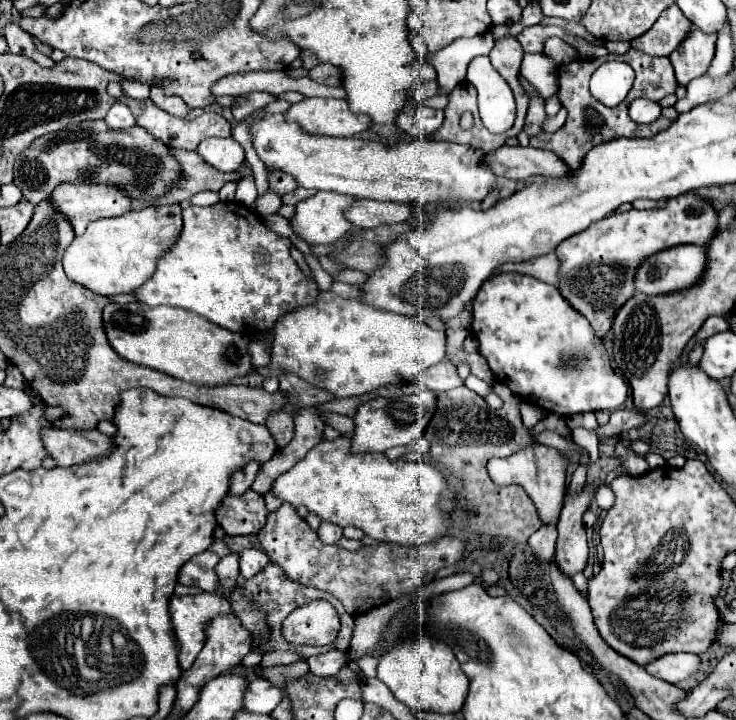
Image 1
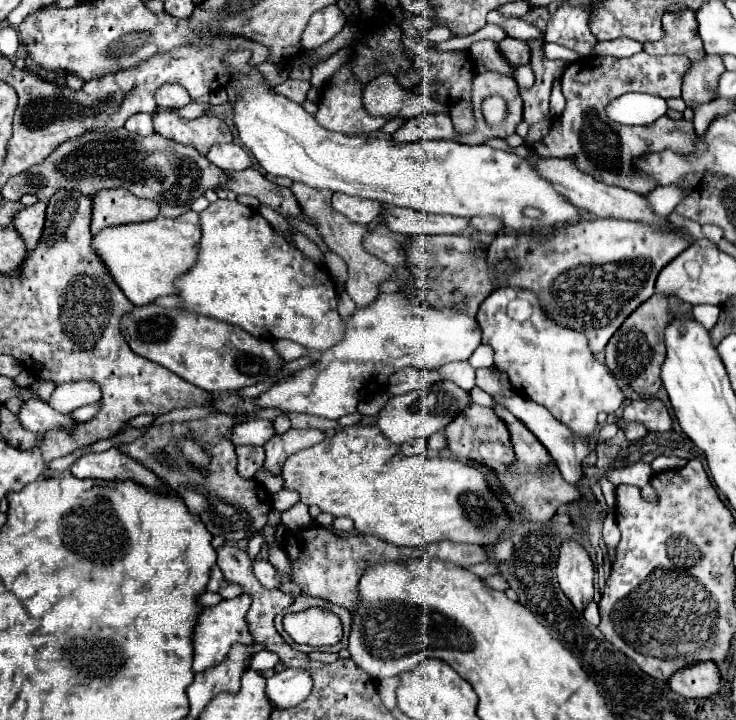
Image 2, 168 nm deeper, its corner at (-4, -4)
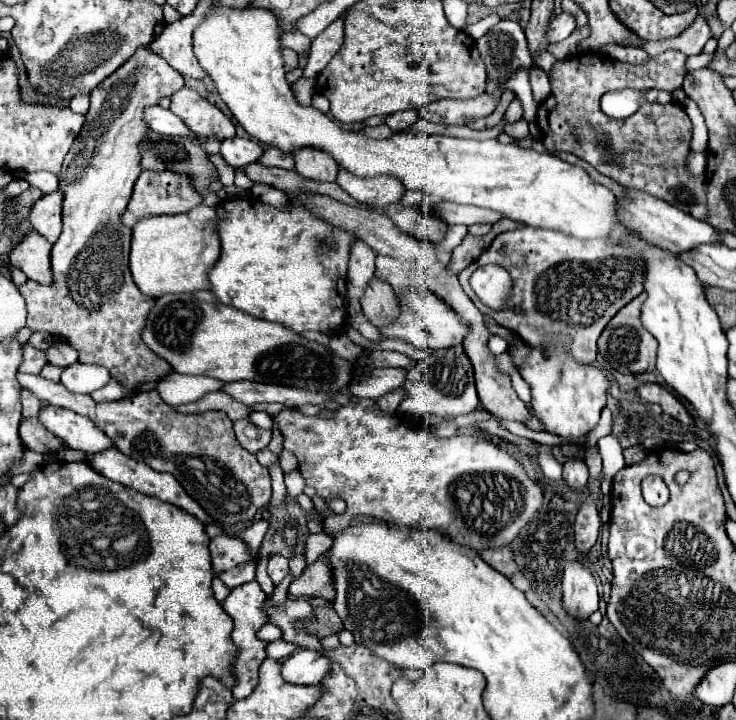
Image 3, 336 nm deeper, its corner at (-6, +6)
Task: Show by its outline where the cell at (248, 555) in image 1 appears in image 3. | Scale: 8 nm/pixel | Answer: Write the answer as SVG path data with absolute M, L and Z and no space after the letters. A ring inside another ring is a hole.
M272 556L268 562L268 576L272 578L272 582L280 584L286 574L288 574L288 558Z

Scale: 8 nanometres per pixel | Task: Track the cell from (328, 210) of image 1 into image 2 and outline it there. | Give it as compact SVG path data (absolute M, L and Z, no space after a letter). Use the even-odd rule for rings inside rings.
M336 192L332 196L332 206L342 212L346 218L358 224L370 224L382 210L382 204L378 200L364 200L348 194Z

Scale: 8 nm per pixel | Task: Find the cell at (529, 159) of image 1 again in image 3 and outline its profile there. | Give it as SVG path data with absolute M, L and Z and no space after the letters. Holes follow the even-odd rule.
M624 188L624 196L616 198L616 210L618 210L622 222L626 226L630 226L630 230L634 230L648 242L654 242L656 246L660 246L662 250L668 250L672 254L682 254L702 242L706 242L706 244L718 242L718 234L714 228L710 228L710 224L696 220L690 214L686 214L686 212L674 208L672 204L668 204L648 192L642 192L642 190Z

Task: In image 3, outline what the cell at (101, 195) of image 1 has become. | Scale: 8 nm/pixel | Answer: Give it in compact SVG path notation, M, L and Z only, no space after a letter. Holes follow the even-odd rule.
M152 170L142 172L134 184L130 202L126 206L126 210L122 212L120 220L124 226L134 226L134 220L144 218L144 216L158 216L158 214L182 214L188 212L190 208L198 206L202 200L200 194L194 194L194 188L190 186L190 182L186 182L186 178L178 178L176 174L170 174L168 170L162 174L154 174Z

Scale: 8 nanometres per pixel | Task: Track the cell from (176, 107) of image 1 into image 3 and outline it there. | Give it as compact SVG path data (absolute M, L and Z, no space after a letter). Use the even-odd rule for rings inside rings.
M138 48L134 56L122 64L112 76L98 84L90 92L90 110L86 114L86 124L80 132L80 138L74 140L74 146L64 158L62 170L58 174L58 190L64 194L62 200L62 234L52 246L50 264L52 264L52 284L42 286L34 280L28 280L18 286L20 294L26 300L28 322L26 328L32 332L46 332L50 336L64 336L64 342L78 352L78 362L82 364L100 364L110 370L110 376L120 382L130 396L134 396L140 386L146 382L164 380L174 372L174 368L158 358L140 338L146 314L154 306L154 298L140 296L140 290L134 286L134 280L128 270L128 252L130 252L130 228L122 226L120 212L130 200L132 186L140 174L138 144L146 136L142 122L142 110L150 104L158 104L162 96L172 96L184 88L184 78L168 62L150 54L146 48Z

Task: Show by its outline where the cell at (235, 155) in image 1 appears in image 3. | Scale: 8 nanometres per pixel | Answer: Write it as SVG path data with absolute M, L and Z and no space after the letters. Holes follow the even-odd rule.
M238 136L236 138L226 138L220 144L222 158L234 168L256 162L262 156L262 152L264 152L262 144L258 144L250 138L238 138Z

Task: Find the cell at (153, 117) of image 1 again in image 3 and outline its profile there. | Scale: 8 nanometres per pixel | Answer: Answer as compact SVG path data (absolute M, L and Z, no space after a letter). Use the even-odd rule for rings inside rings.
M182 88L176 94L172 94L170 112L182 118L182 122L202 138L224 140L234 138L236 134L232 120L224 112L220 112L214 104L198 96L196 90L190 88Z

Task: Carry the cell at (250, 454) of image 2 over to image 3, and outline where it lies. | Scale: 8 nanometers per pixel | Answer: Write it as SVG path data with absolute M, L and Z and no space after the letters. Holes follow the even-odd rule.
M238 420L234 422L234 432L236 432L236 438L240 442L240 446L252 454L260 452L262 448L268 446L268 442L272 440L272 432L270 430L262 430L262 428L256 428L254 424L250 424L248 420Z

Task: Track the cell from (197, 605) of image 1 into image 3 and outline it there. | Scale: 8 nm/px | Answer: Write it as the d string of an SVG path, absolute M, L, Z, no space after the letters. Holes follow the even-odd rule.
M250 582L250 584L242 584L242 586L236 586L232 588L232 592L228 594L228 598L222 602L222 608L224 612L234 620L234 630L232 630L232 642L238 646L238 654L232 662L232 674L236 678L236 690L238 694L234 694L236 700L240 698L246 698L252 694L254 686L258 684L258 666L264 662L266 658L266 642L258 640L256 638L256 632L262 624L268 622L266 614L262 614L262 602L266 600L266 594L262 592L260 584L258 582Z

